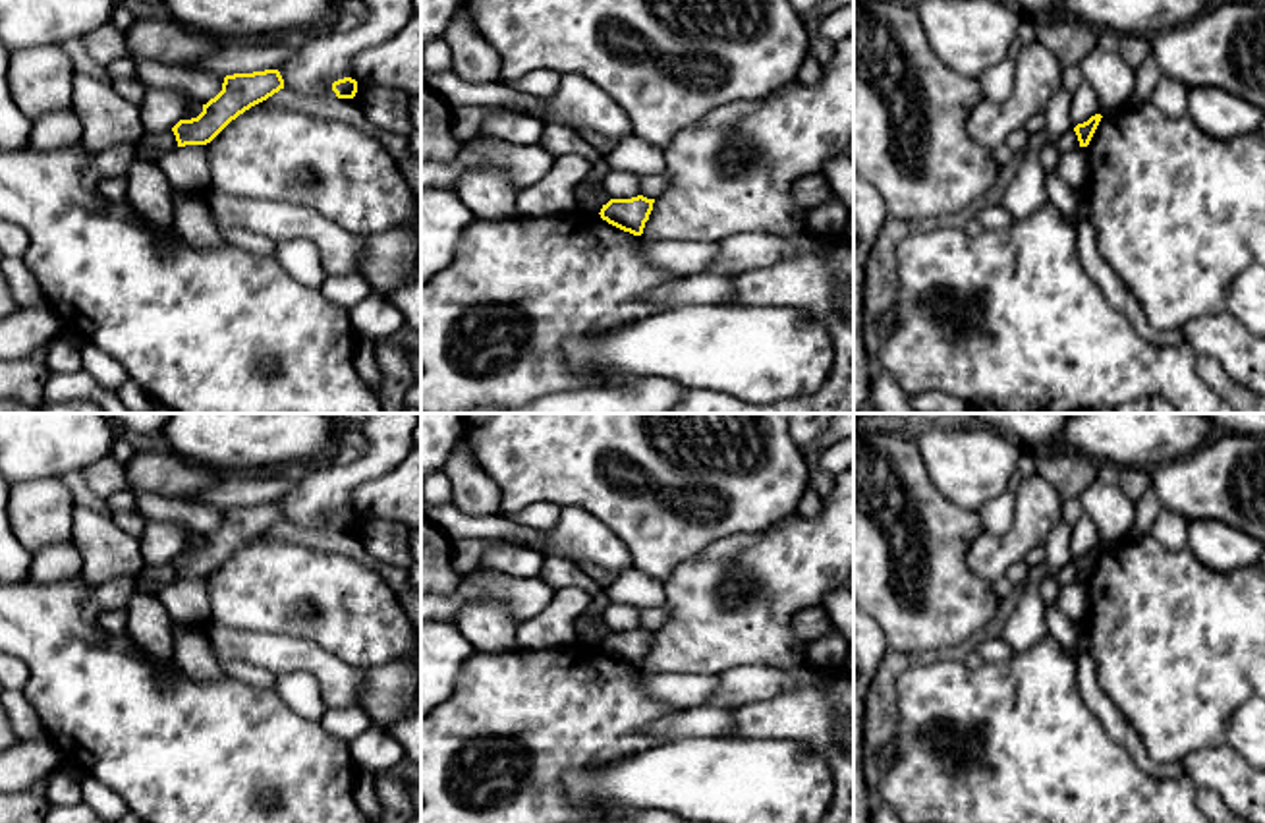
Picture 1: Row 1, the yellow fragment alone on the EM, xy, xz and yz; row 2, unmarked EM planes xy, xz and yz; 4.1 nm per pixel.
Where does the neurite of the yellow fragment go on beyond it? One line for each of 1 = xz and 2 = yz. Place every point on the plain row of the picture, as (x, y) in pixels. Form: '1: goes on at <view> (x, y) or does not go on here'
1: does not go on here
2: does not go on here

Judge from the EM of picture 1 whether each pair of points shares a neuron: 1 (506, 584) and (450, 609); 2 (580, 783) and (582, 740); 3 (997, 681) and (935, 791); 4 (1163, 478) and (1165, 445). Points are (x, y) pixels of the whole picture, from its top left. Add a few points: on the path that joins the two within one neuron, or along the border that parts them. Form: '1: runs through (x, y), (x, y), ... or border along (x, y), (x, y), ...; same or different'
1: runs through (493, 584), (483, 584), (462, 595); same
2: border along (624, 758), (572, 767), (564, 775), (566, 796); different
3: runs through (997, 719), (999, 771), (993, 777), (974, 777); same
4: border along (1206, 443), (1192, 453), (1159, 464), (1152, 472); different

